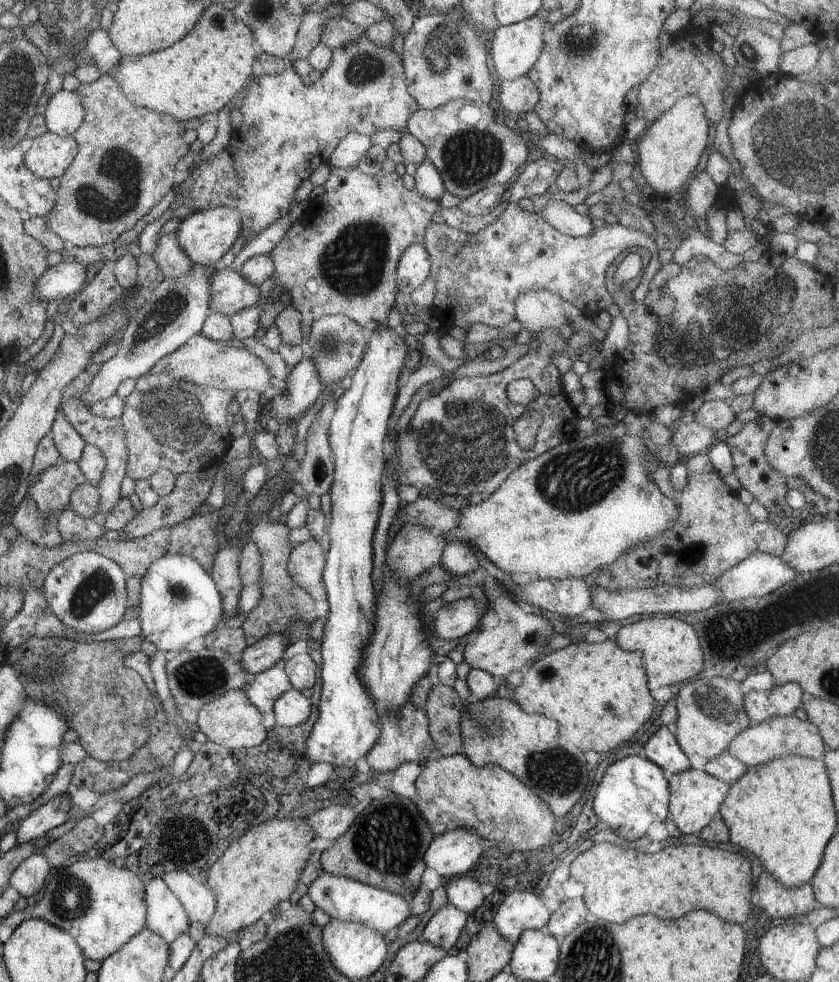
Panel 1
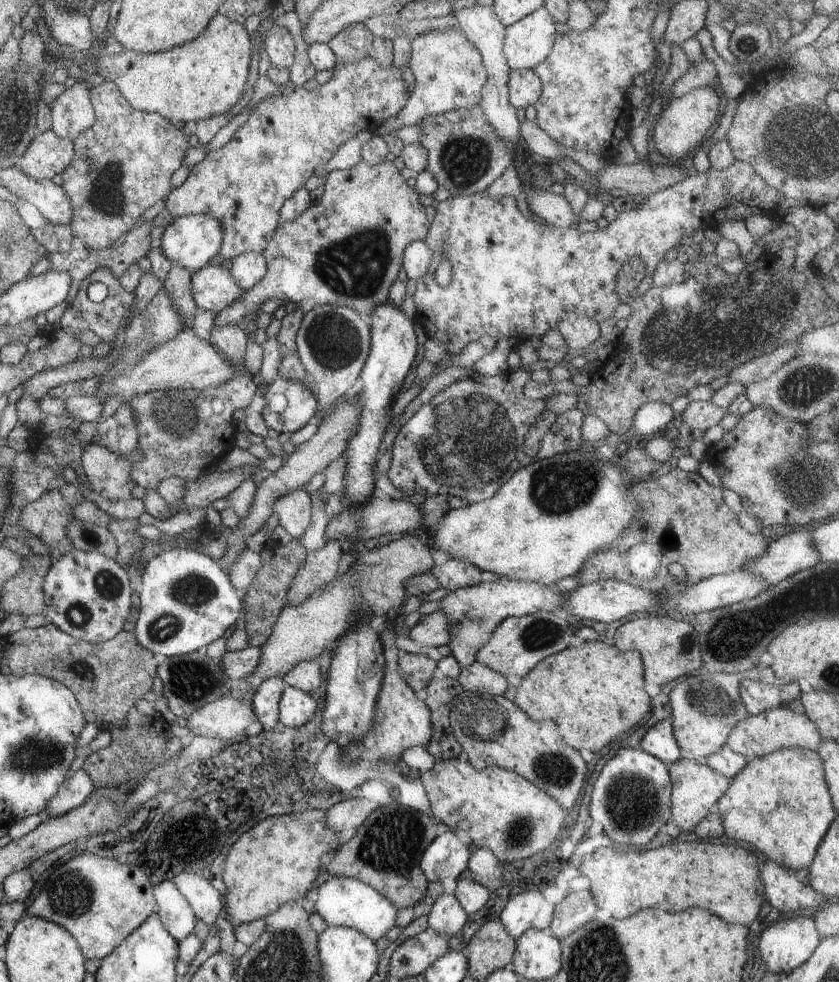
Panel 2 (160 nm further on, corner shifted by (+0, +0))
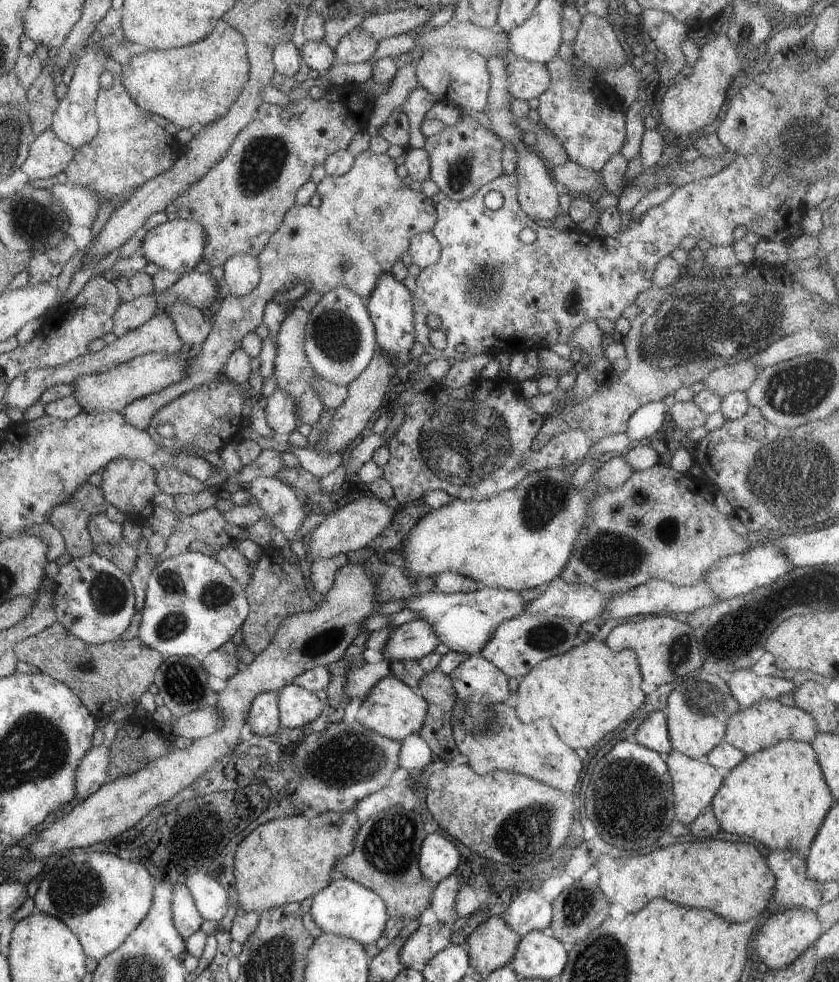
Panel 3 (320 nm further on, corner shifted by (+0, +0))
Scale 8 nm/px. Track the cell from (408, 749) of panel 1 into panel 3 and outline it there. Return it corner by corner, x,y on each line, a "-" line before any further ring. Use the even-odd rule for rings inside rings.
387,675
380,680
368,695
363,698
356,721
360,722
366,730
372,730
380,736
390,738
390,740
404,741
410,734
418,734
424,726
428,712
428,704
416,692
416,689
408,687
393,675

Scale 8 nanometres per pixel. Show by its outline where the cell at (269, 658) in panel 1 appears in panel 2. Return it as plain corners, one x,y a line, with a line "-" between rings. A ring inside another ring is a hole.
248,646
243,650
226,652
221,658
224,676
228,676
228,679
246,679
254,675
262,651
262,647

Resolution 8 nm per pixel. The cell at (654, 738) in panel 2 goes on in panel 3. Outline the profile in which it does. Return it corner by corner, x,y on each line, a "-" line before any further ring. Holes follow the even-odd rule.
656,710
656,712
652,712
640,724
633,738
637,744
654,750
658,754
668,755
673,751
668,733
667,717
664,711

